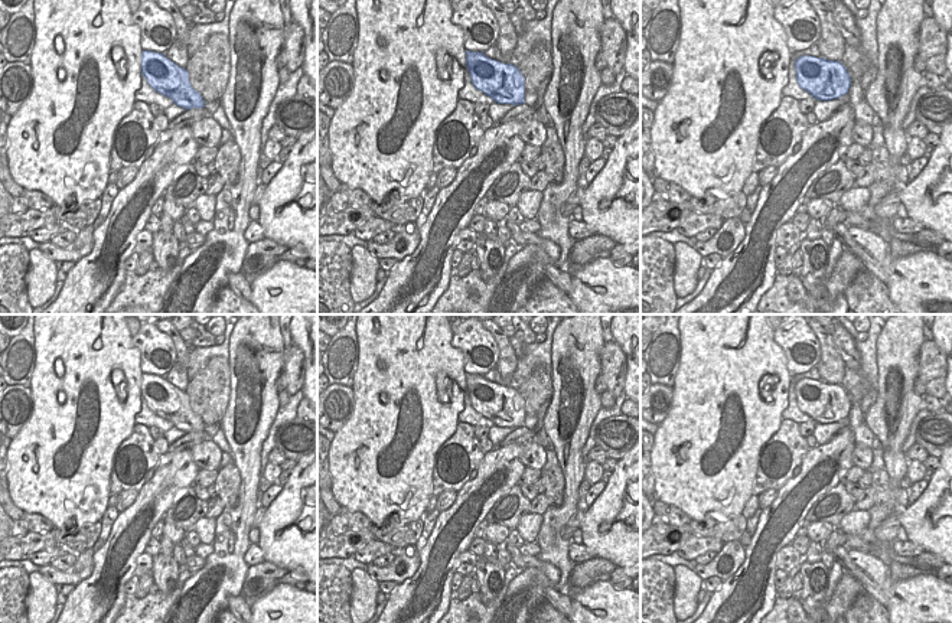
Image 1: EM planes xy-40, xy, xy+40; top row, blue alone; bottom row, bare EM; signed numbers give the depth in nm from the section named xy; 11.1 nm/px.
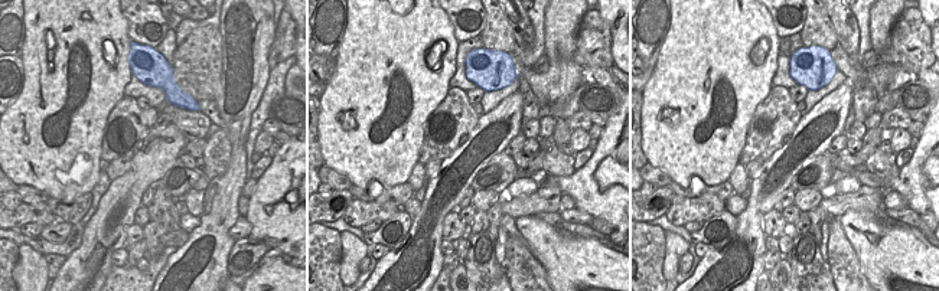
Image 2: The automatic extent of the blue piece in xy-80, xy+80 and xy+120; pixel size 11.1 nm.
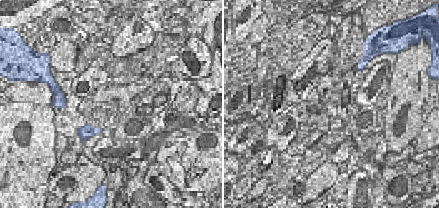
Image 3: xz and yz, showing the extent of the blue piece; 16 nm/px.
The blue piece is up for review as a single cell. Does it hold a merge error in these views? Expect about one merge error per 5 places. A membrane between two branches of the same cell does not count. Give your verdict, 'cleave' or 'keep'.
keep

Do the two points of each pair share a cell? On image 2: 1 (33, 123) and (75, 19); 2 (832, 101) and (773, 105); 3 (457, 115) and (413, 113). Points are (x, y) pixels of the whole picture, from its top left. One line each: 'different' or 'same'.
1: same
2: different
3: different

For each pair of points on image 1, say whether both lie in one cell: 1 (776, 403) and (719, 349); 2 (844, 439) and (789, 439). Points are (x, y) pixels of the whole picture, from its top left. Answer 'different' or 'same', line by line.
1: same
2: different

